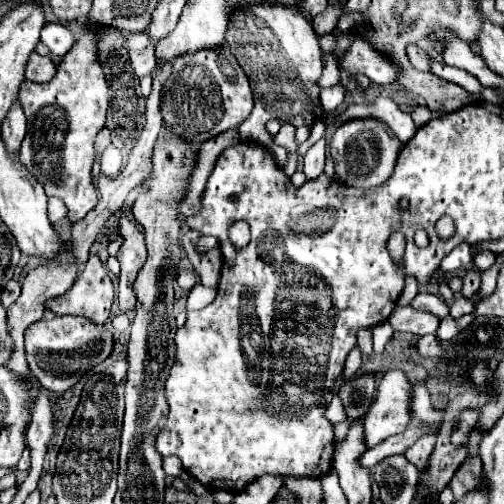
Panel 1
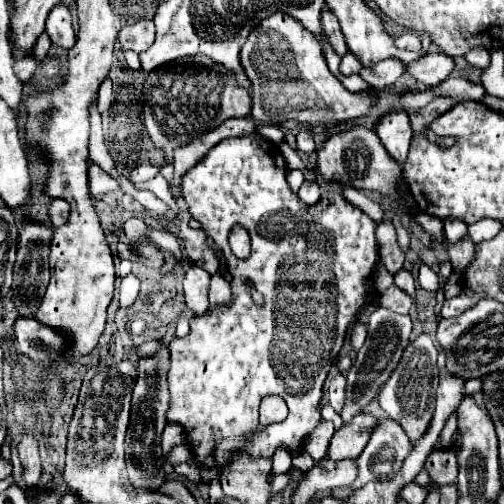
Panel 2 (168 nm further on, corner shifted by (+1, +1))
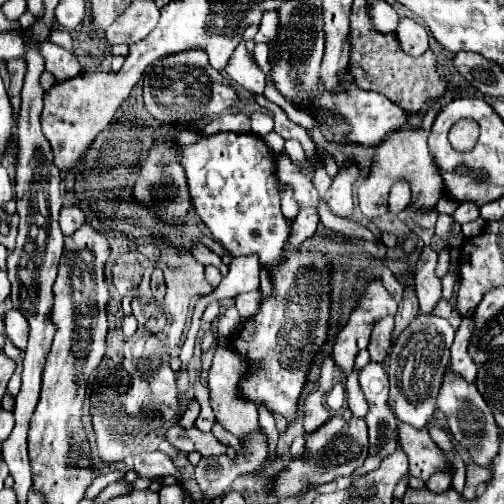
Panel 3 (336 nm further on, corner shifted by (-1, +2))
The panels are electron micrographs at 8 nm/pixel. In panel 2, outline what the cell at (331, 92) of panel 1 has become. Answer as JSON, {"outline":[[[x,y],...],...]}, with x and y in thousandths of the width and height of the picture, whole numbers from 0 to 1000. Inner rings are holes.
{"outline":[[[690,103],[690,107],[683,107],[679,111],[679,123],[675,123],[675,143],[683,147],[683,151],[694,151],[694,147],[710,147],[718,139],[718,131],[714,131],[714,123]]]}

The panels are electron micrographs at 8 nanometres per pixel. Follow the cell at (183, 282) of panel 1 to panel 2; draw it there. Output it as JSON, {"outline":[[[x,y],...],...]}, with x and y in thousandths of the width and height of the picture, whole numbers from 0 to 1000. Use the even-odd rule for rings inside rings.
{"outline":[[[377,528],[365,544],[365,591],[369,607],[385,623],[401,623],[413,615],[413,567],[417,567],[417,544],[401,536],[397,528]]]}

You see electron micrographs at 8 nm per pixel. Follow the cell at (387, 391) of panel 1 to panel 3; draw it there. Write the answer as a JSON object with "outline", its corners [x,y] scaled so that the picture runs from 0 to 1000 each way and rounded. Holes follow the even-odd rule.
{"outline":[[[663,823],[639,847],[631,847],[627,855],[607,859],[603,871],[607,871],[603,903],[579,907],[571,927],[560,931],[536,954],[536,970],[540,970],[544,982],[583,986],[583,982],[591,982],[591,978],[599,978],[615,966],[655,958],[671,946],[690,946],[710,927],[718,927],[726,907],[730,907],[730,851],[726,851],[726,835],[718,835],[718,831],[683,835],[683,831],[671,831],[671,823]]]}

